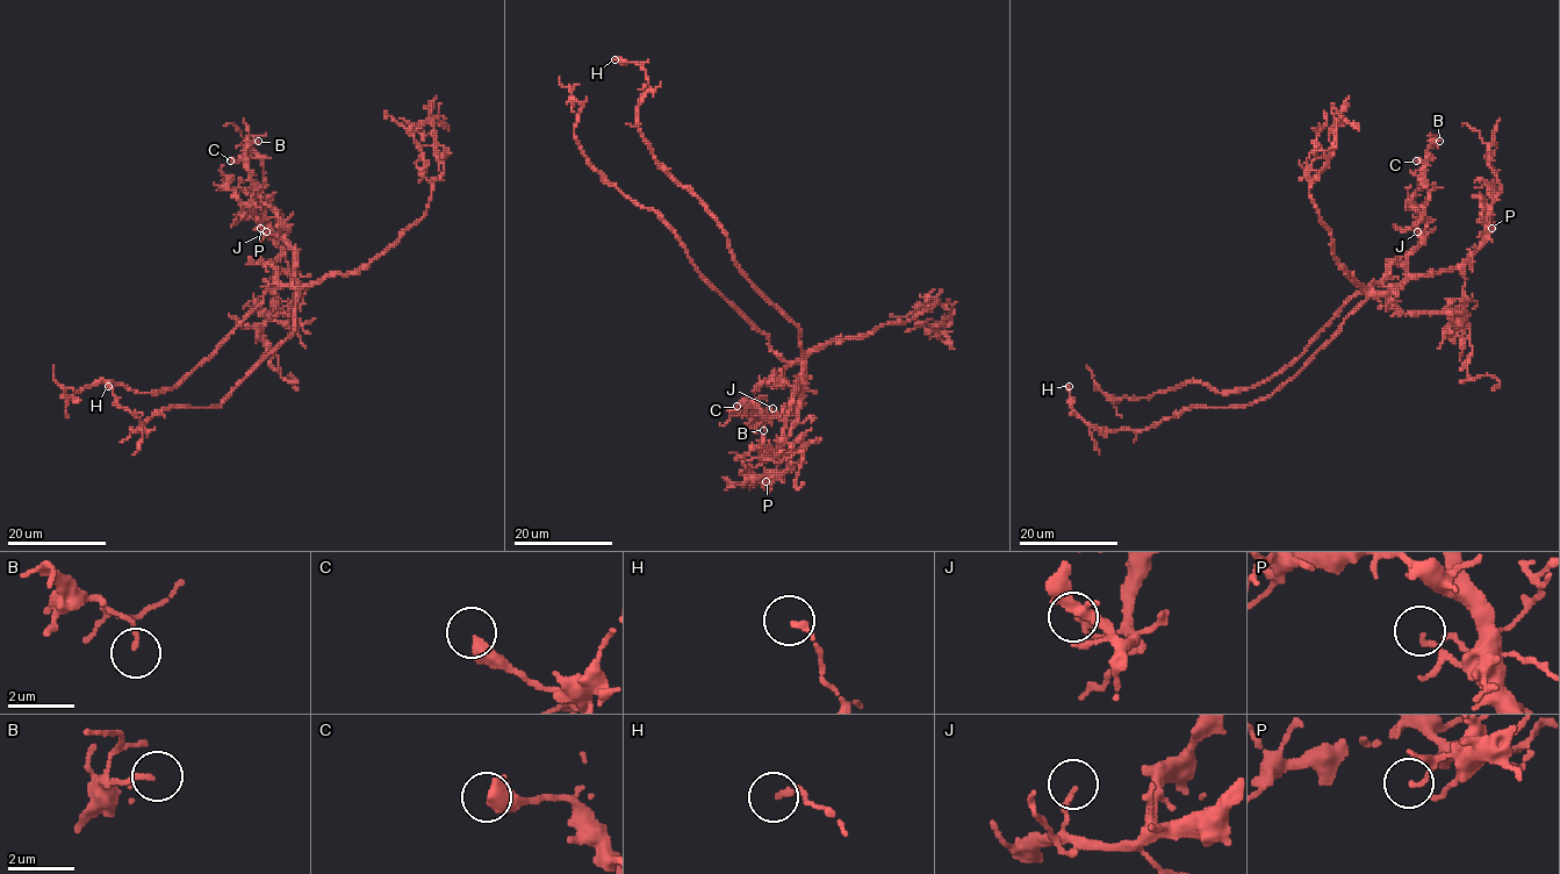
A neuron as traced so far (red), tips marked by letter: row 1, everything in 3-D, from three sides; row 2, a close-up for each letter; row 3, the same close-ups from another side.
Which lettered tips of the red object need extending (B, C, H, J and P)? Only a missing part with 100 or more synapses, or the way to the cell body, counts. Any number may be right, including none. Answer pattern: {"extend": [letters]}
{"extend": []}

